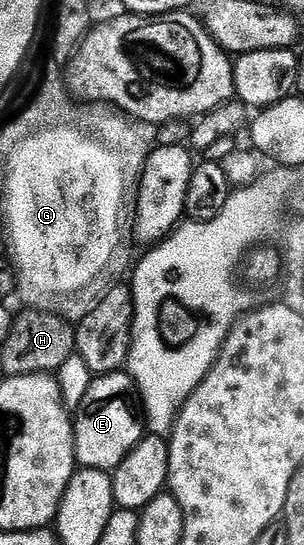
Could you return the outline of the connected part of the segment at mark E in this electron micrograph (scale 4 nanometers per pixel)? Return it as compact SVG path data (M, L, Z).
M117 371L96 375L91 378L88 390L80 401L80 406L74 409L74 428L76 431L76 464L85 469L103 469L114 471L120 465L122 459L136 446L136 442L145 436L146 429L132 414L132 401L134 397L134 384L127 372Z

